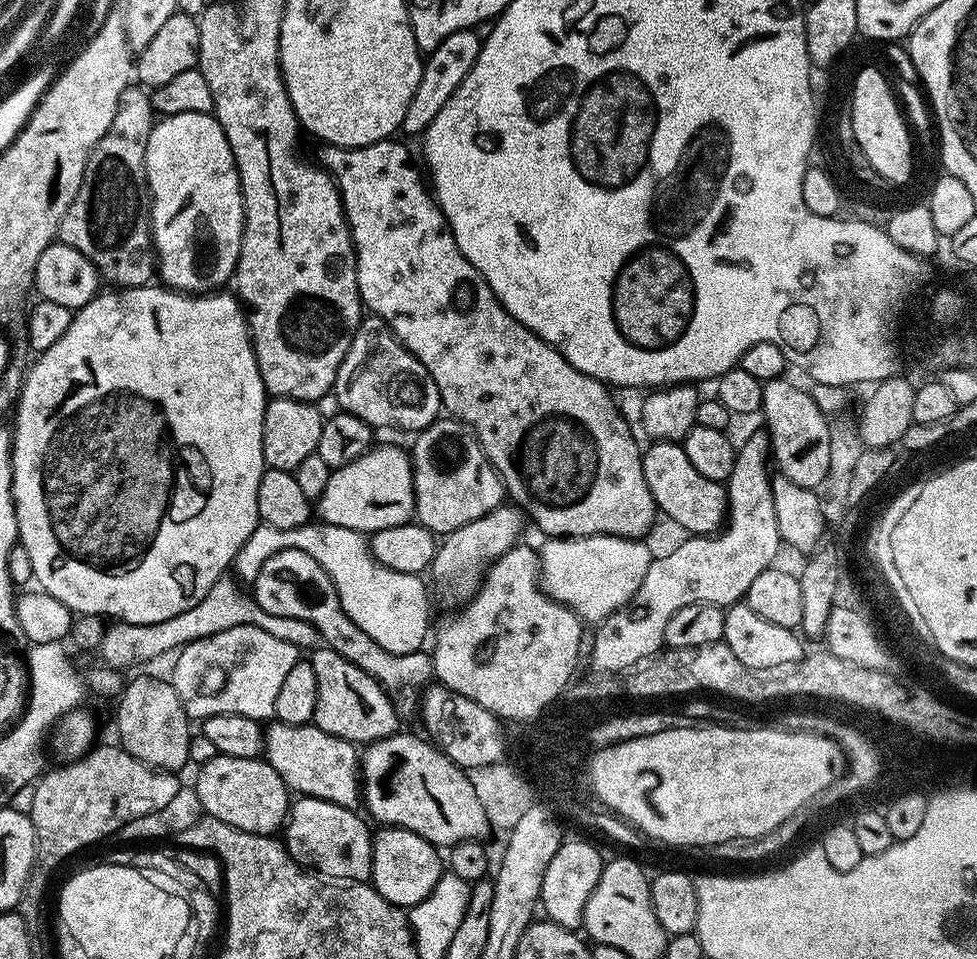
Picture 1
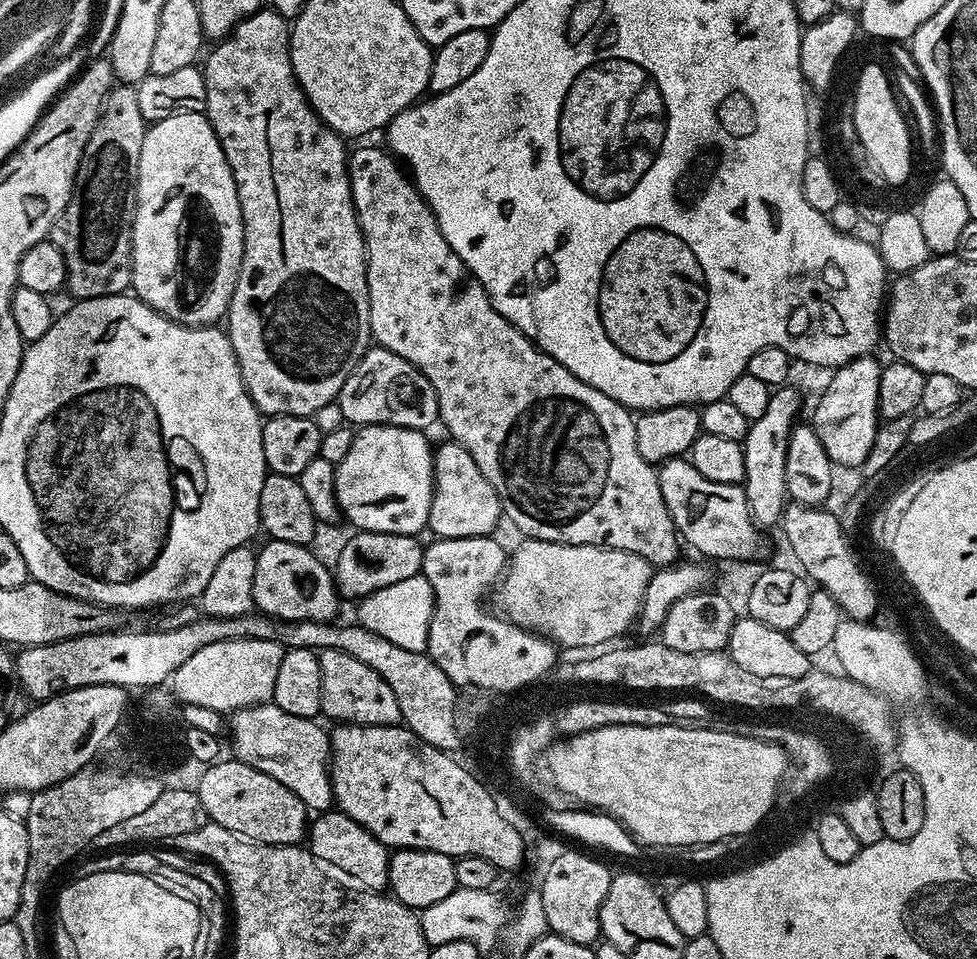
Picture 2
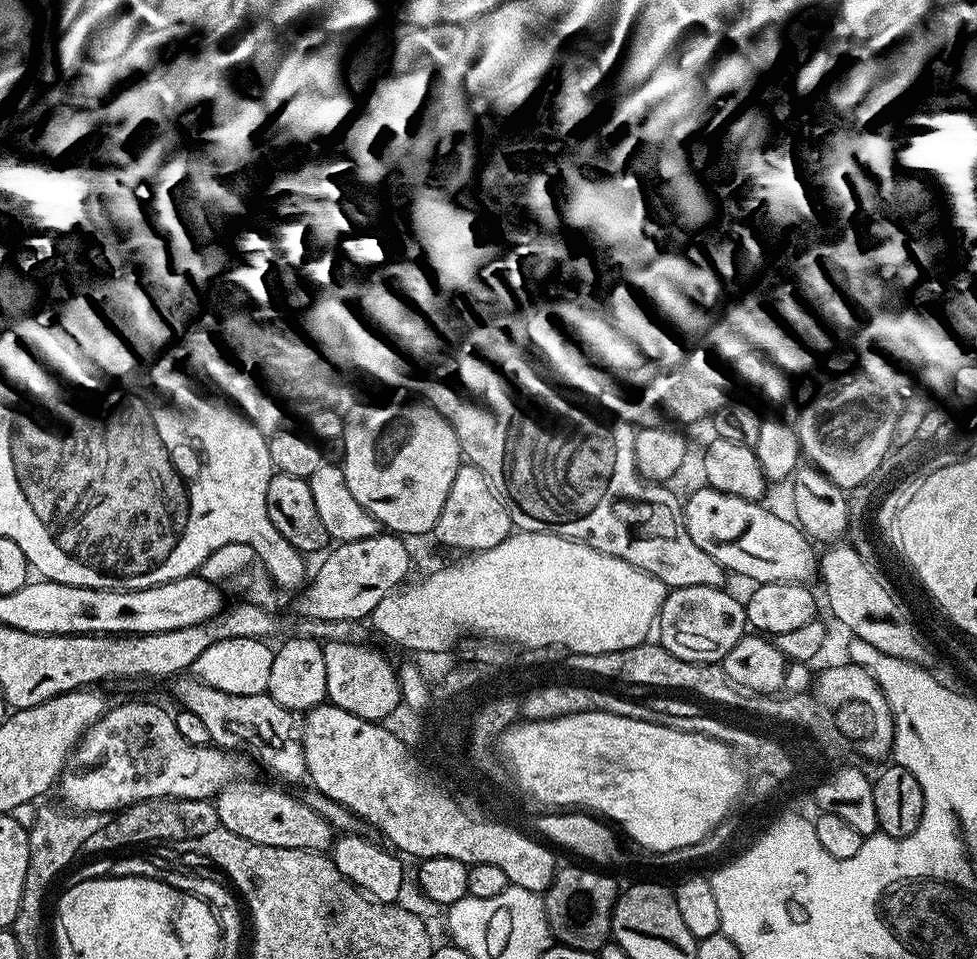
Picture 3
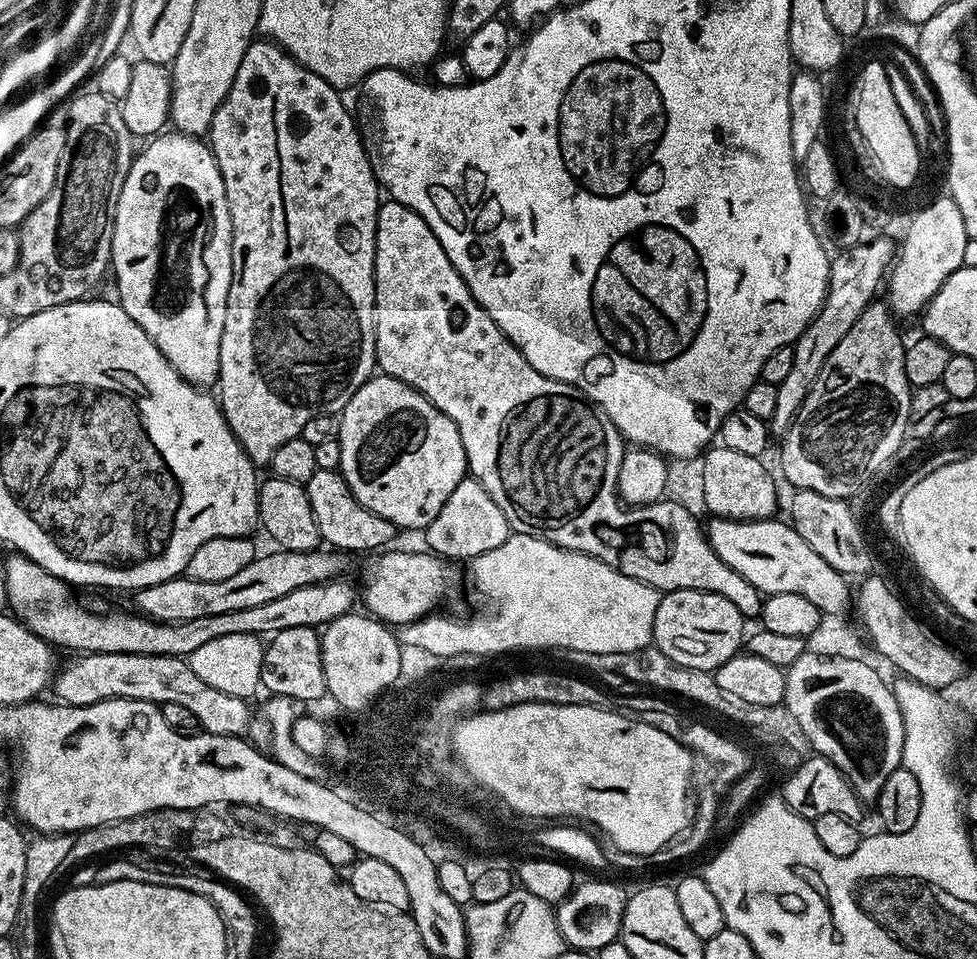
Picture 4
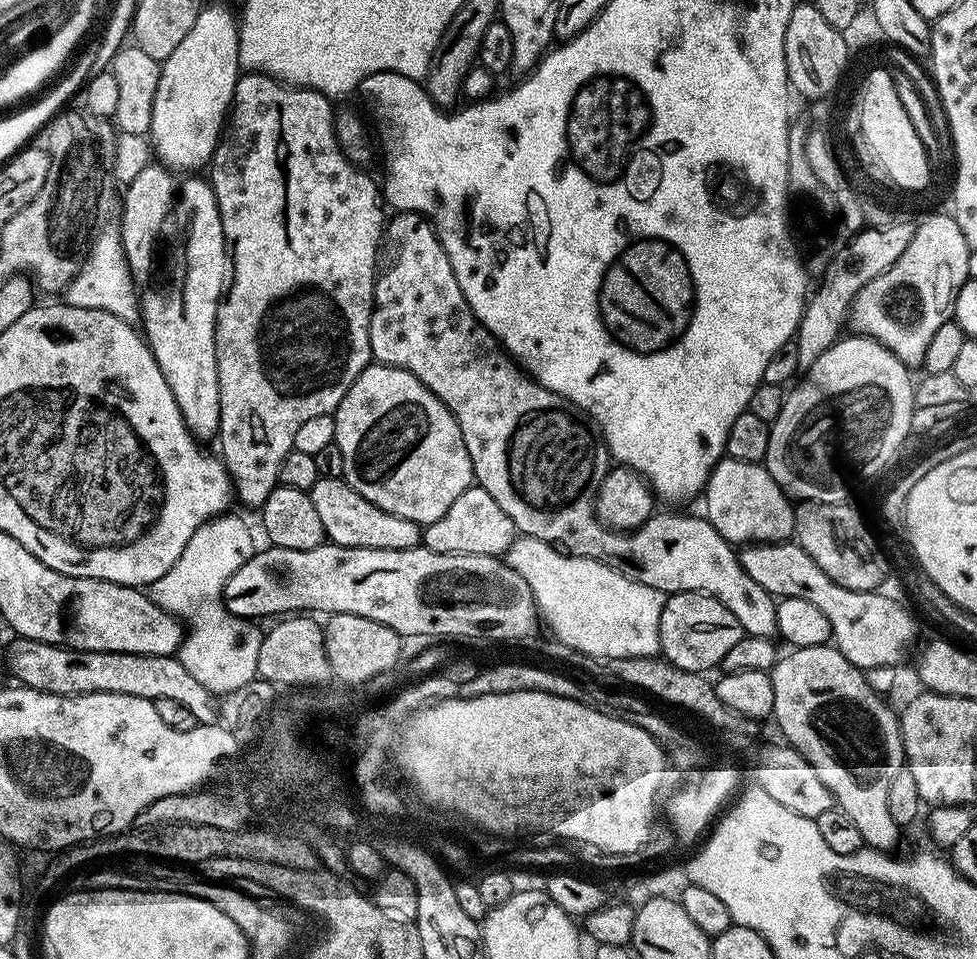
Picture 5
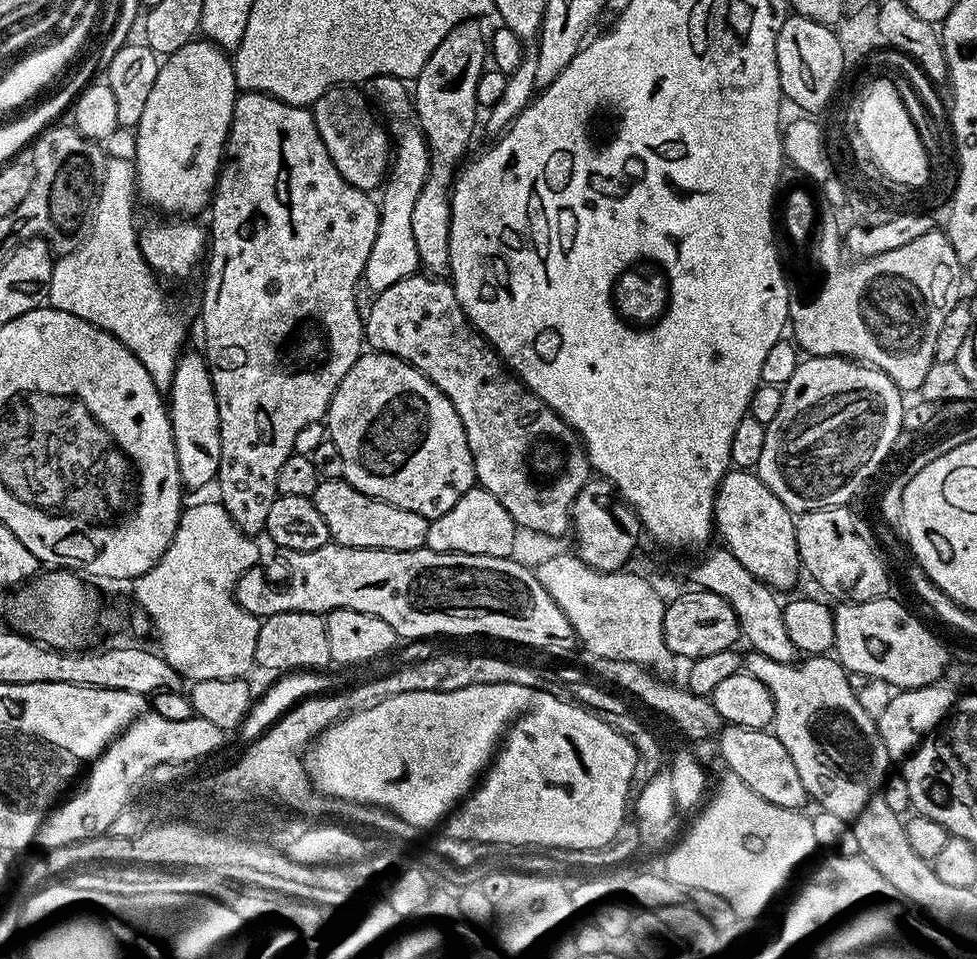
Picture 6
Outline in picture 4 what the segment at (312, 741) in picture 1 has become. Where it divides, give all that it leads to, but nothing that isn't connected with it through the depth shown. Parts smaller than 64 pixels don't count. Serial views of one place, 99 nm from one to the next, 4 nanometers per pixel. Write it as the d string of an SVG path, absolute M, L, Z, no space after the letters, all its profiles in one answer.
M90 652L77 655L68 665L61 667L54 677L55 699L65 704L90 706L103 700L141 700L151 704L163 705L166 702L178 702L178 706L186 706L186 710L194 710L194 718L198 718L201 729L219 736L243 737L248 723L252 720L252 712L248 709L249 701L243 696L226 694L222 690L214 690L207 682L202 682L198 674L189 666L187 659L179 656L151 656L150 654L102 654Z

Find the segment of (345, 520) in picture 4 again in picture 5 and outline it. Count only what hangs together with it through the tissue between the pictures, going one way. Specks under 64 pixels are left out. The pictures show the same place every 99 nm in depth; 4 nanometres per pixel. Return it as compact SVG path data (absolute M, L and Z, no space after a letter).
M343 478L316 480L310 495L314 510L322 522L324 535L333 544L366 550L410 550L421 547L421 525L410 518L398 518L398 514L390 514L382 510L382 506L374 506L374 502L362 498L362 494L358 494L358 490L351 488Z

